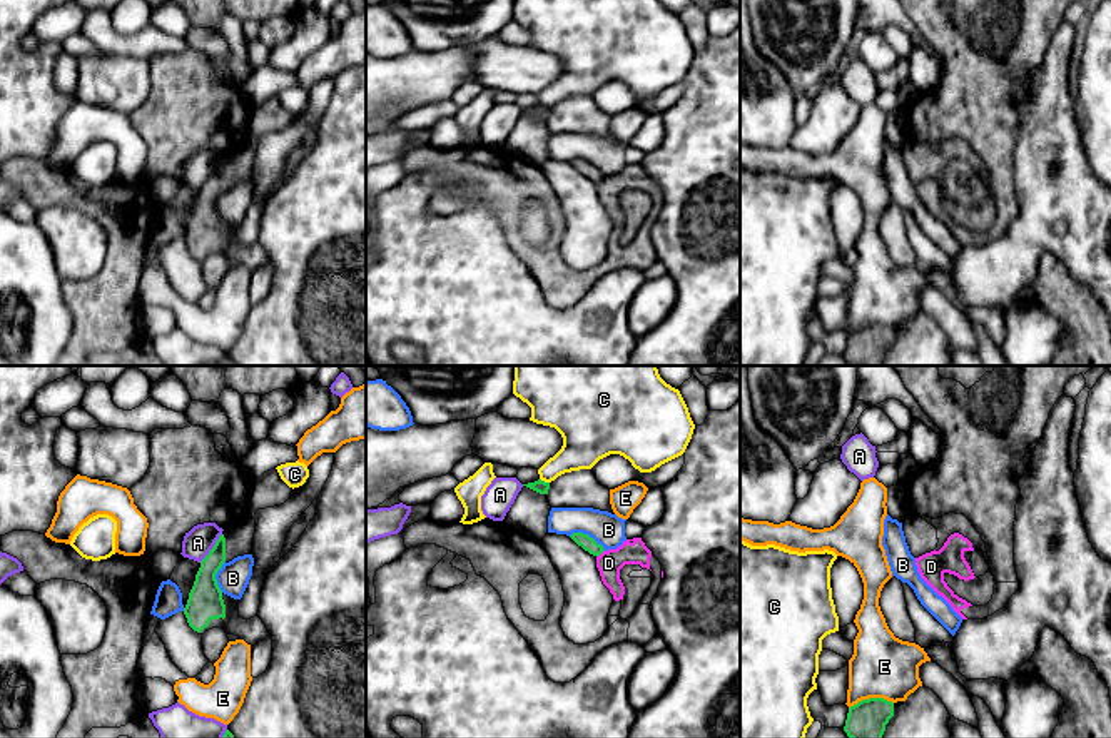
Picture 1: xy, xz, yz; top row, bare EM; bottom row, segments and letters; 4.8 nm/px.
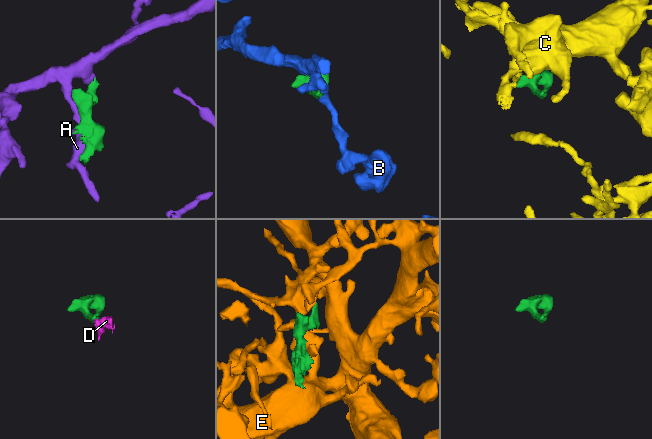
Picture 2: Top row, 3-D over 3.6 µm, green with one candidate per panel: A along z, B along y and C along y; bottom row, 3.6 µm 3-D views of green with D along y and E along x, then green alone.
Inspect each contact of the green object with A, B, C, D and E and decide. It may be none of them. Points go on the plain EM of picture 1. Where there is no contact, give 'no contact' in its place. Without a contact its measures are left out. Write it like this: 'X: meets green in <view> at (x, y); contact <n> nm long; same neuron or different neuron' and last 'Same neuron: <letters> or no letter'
A: meets green in xy at (213, 174); contact 180 nm long; different neuron
B: meets green in xz at (587, 161); contact 190 nm long; different neuron
C: meets green in xz at (543, 107); contact 50 nm long; different neuron
D: meets green in xz at (600, 179); contact 50 nm long; different neuron
E: meets green in yz at (871, 324); contact 220 nm long; different neuron
Same neuron: no letter

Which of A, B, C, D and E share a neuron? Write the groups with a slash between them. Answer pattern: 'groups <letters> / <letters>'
groups A / B / C / D / E

